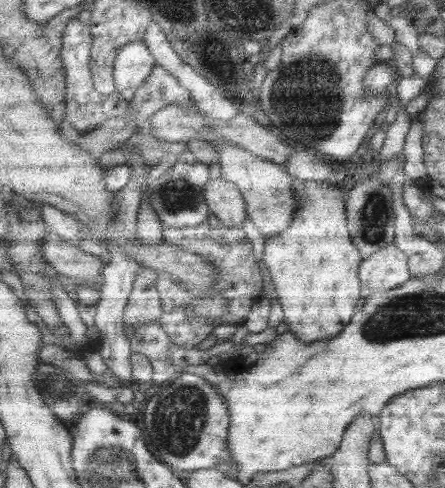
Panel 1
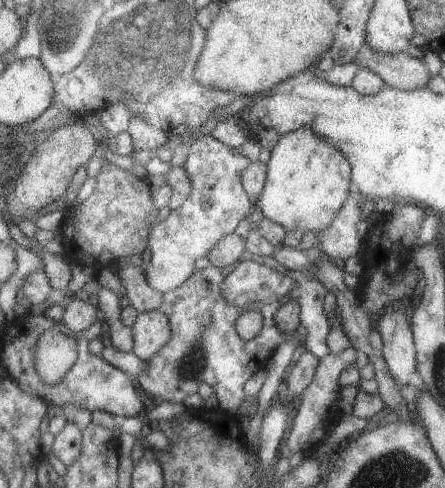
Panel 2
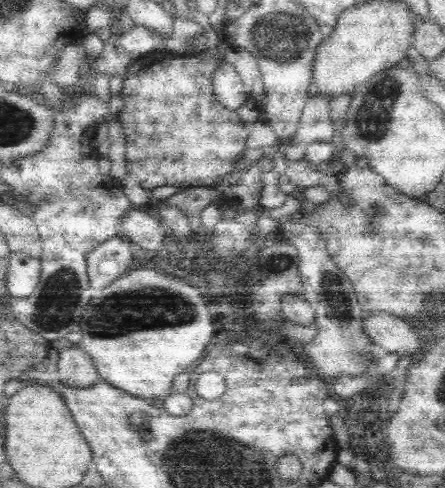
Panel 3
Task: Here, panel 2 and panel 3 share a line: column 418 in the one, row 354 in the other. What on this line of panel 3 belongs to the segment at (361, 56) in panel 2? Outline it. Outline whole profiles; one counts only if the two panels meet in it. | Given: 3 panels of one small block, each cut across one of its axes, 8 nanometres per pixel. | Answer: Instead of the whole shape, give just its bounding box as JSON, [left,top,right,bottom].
[58,346,100,388]

